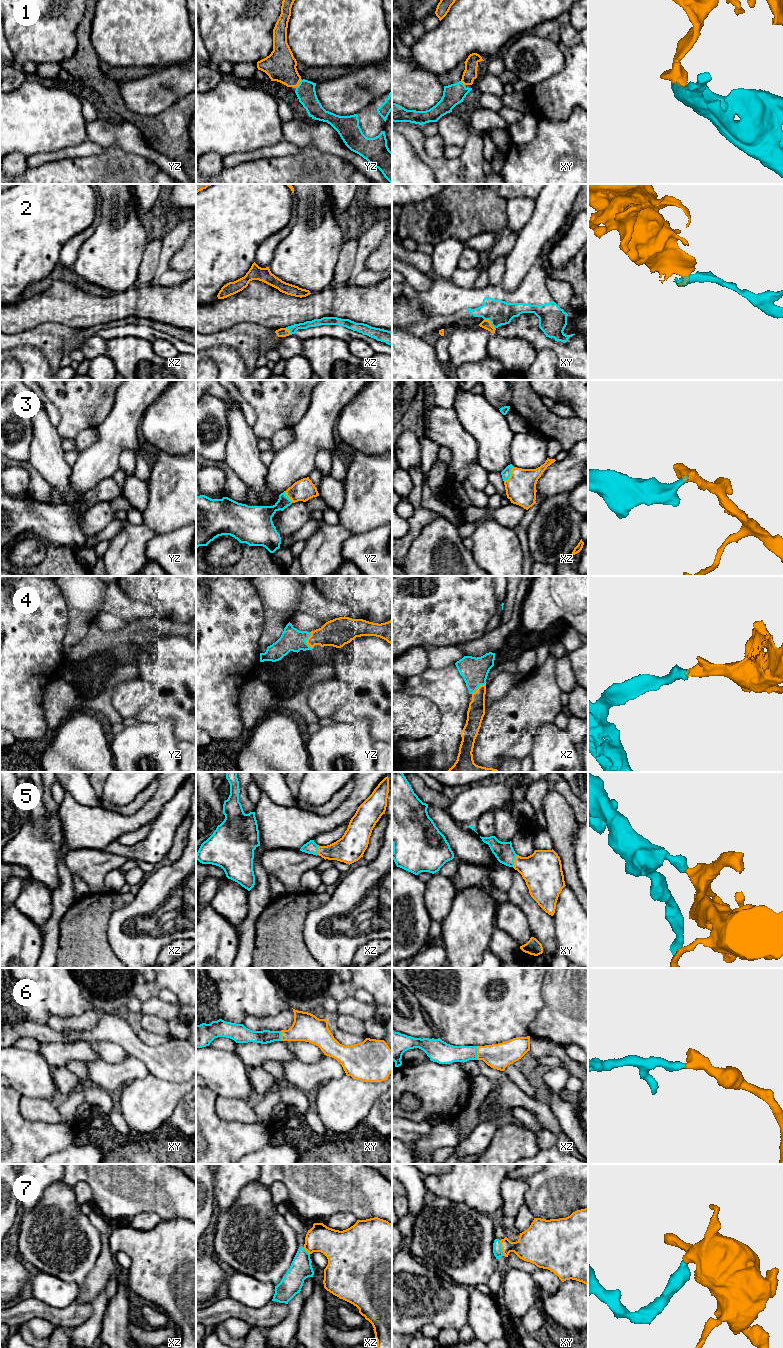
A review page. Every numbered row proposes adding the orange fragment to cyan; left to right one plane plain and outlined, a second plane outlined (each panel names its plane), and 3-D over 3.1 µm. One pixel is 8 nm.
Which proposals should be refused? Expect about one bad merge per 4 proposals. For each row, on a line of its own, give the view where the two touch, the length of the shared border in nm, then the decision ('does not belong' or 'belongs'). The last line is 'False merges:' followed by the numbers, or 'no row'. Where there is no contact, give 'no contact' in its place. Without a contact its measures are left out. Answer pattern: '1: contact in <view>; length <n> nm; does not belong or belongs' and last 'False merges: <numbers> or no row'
1: contact in yz; length 80 nm; belongs
2: contact in xy; length 130 nm; belongs
3: contact in xz; length 150 nm; belongs
4: contact in yz; length 140 nm; belongs
5: contact in xy; length 100 nm; belongs
6: contact in xz; length 110 nm; belongs
7: contact in xy; length 130 nm; belongs
False merges: no row

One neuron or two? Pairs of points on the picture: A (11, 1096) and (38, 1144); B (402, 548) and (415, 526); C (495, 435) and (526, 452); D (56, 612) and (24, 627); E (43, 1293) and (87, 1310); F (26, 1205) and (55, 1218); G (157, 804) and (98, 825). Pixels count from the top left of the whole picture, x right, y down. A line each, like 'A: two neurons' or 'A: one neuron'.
A: one neuron
B: one neuron
C: two neurons
D: one neuron
E: two neurons
F: two neurons
G: one neuron

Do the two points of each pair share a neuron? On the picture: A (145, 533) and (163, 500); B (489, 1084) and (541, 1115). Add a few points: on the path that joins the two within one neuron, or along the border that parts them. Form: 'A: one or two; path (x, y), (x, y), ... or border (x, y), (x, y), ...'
A: two; border (143, 523), (156, 534)
B: two; border (481, 1073), (500, 1082), (491, 1091), (489, 1098)

